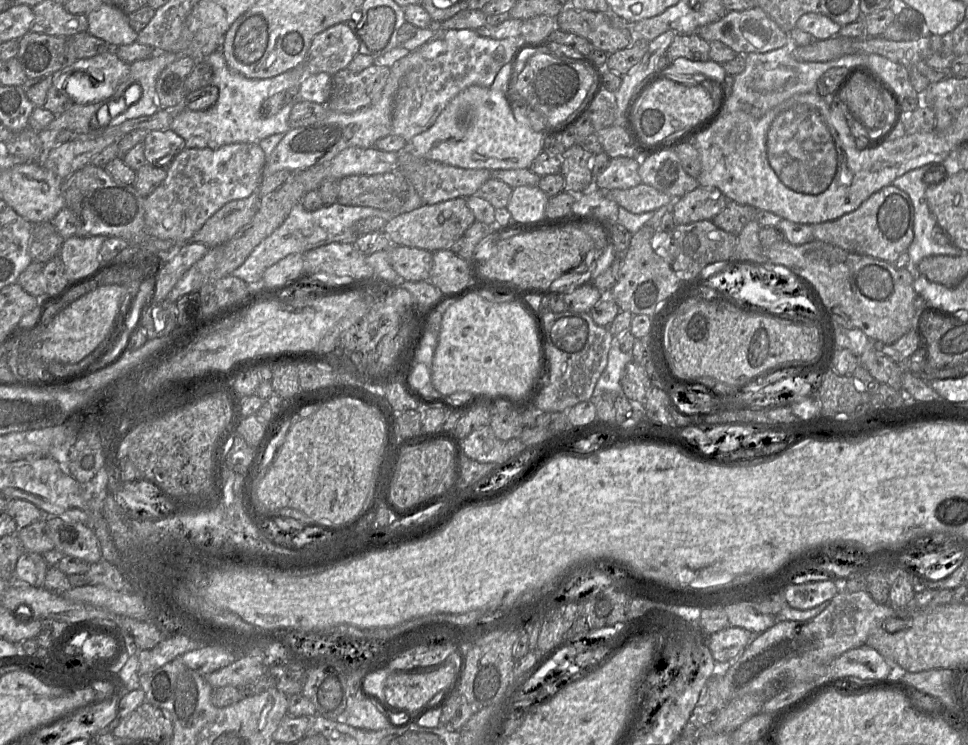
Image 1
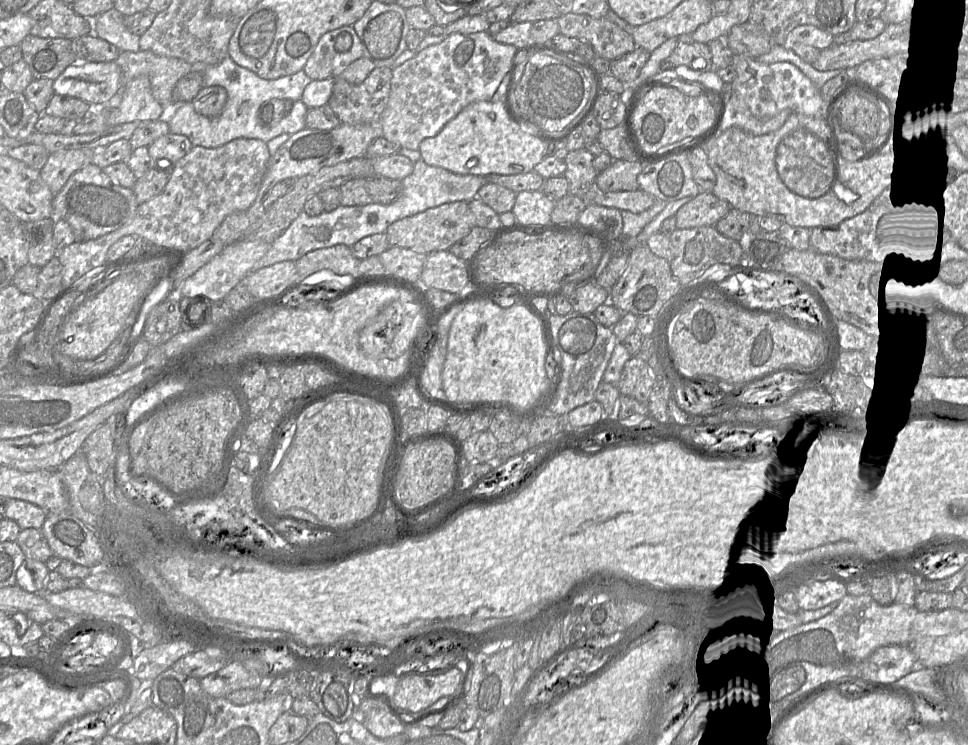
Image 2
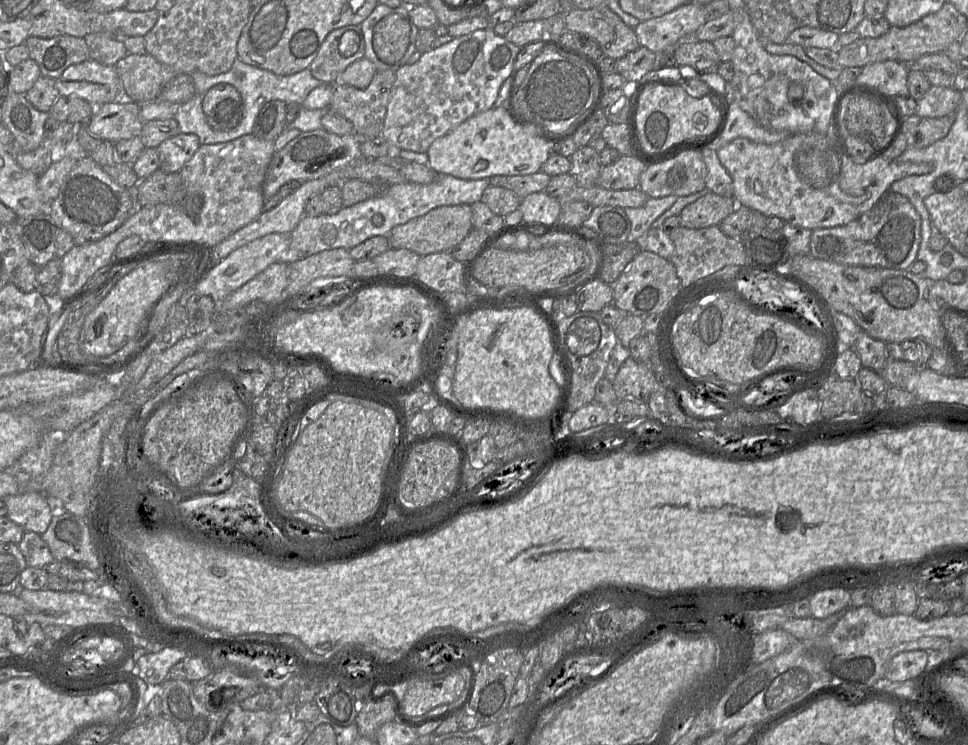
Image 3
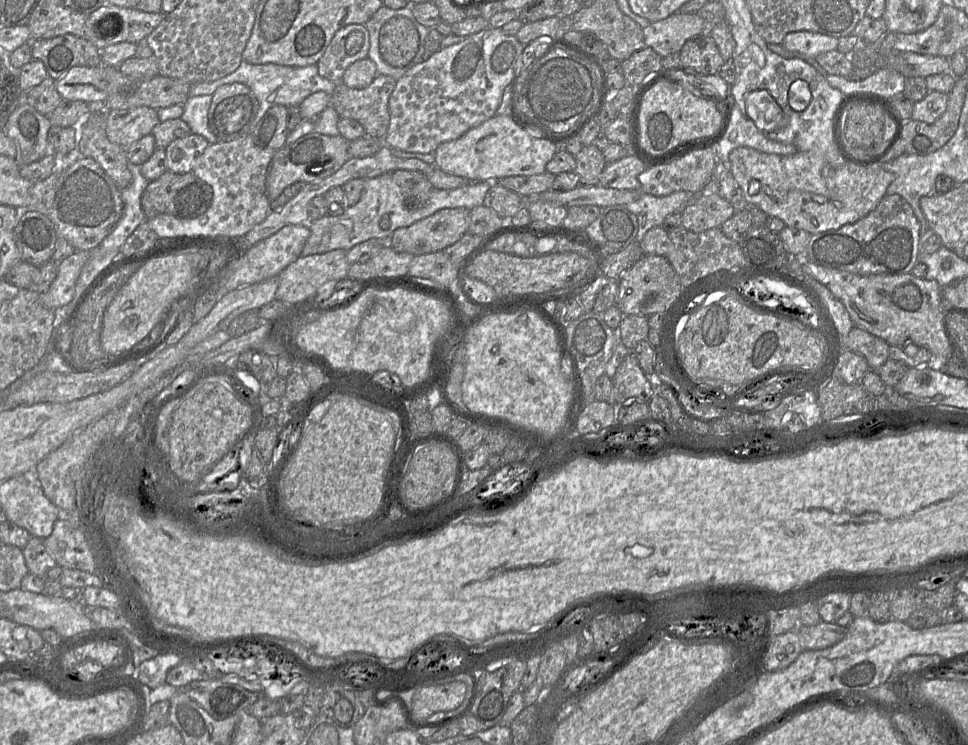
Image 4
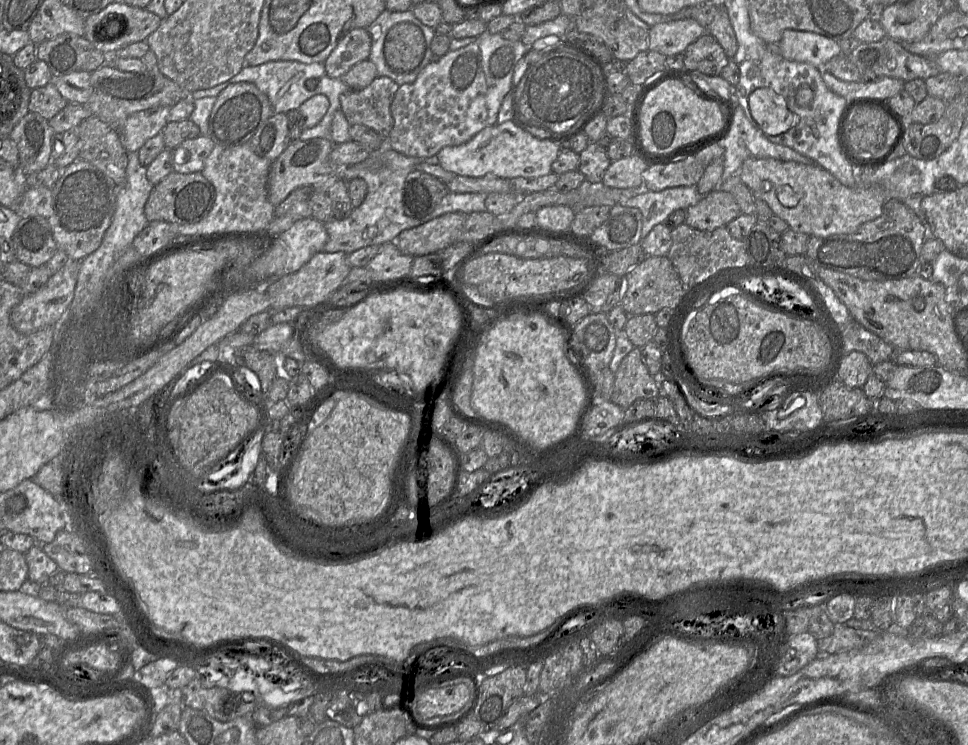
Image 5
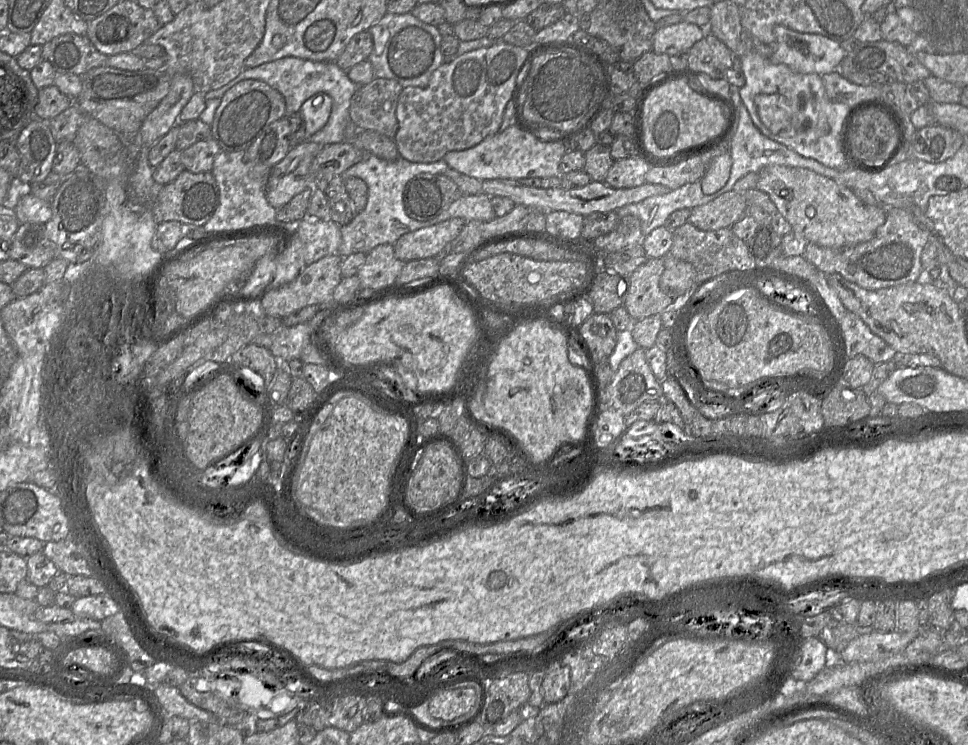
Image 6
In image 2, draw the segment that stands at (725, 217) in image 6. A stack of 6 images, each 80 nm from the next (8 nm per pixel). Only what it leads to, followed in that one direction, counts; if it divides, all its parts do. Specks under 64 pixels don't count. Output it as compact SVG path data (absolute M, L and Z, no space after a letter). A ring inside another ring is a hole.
M701 191L677 211L676 227L687 229L705 225L715 226L730 209L729 203L725 200L712 192Z

